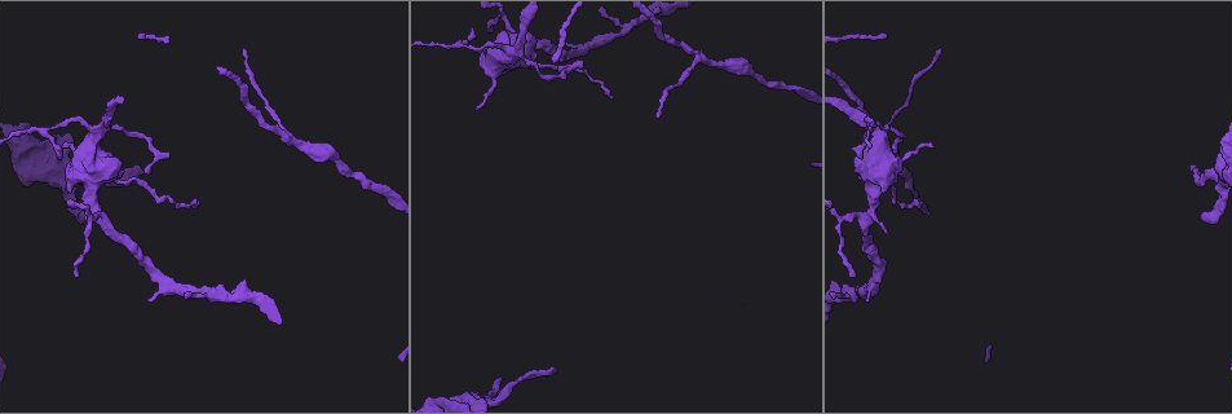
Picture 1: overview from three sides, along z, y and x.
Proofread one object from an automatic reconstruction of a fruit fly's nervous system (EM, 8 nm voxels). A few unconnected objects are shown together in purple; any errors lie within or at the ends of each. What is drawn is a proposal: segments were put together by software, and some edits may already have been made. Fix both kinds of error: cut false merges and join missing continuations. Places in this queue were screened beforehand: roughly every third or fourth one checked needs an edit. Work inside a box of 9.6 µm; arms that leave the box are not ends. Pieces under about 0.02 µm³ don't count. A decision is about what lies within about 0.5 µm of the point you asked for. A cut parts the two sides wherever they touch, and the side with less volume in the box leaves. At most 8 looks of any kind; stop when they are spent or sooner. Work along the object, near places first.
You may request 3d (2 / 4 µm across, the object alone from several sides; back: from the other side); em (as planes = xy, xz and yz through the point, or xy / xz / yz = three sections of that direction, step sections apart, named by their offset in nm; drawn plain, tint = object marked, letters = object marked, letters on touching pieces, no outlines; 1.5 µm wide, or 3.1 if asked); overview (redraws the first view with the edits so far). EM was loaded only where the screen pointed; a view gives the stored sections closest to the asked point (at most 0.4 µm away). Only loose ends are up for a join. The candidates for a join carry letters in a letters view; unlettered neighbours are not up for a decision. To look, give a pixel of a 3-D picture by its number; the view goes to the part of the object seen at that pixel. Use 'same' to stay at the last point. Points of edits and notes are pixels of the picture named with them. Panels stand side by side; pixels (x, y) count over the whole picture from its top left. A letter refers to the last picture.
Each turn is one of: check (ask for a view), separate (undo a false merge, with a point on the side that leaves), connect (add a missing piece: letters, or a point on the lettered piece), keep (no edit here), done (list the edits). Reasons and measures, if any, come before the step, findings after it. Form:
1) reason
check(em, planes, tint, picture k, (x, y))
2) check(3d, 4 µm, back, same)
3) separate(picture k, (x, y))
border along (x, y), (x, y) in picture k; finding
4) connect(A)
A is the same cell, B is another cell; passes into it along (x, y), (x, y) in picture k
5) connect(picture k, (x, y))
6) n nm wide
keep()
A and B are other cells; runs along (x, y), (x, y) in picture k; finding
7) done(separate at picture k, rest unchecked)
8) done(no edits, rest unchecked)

branch stops here
check(3d, 2 µm, picture 1, (487, 30))

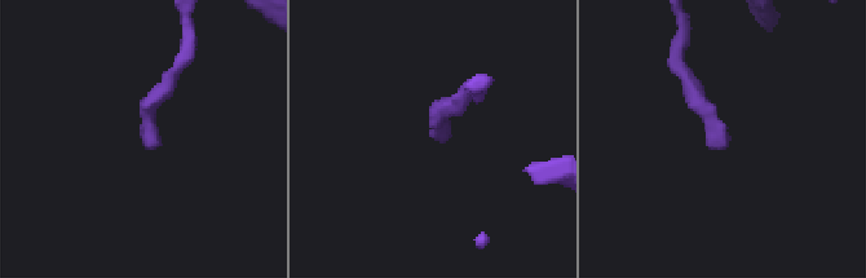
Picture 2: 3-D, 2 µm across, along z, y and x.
shape alone is not enough
check(em, planes, letters, picture 2, (439, 132))

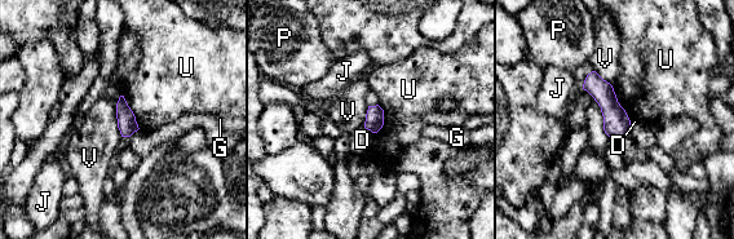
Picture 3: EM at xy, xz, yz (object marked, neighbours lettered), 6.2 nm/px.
110 nm wide
keep()
D, G, J, P, U and V are other cells; border along (123, 94), (140, 128) in picture 3; no lettered piece goes on from it

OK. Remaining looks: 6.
check(3d, 2 µm, picture 1, (699, 56))

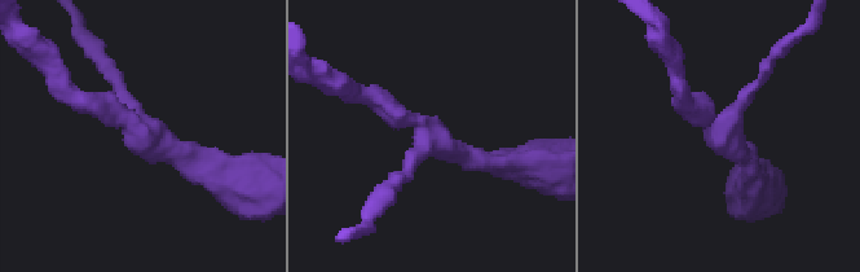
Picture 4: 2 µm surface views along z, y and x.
check(em, xy, step 8, letters, picture 4, (425, 130))

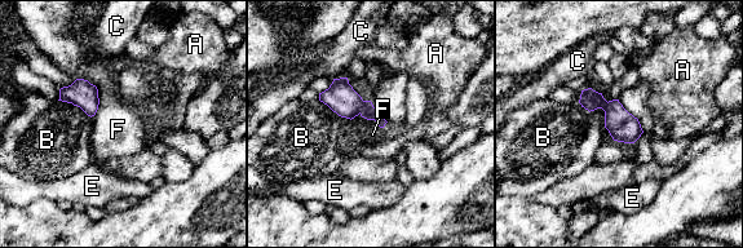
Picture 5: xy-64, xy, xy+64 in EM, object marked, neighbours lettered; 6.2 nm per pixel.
keep()
A, B, C, E and F are other cells; border along (76, 78), (97, 89), (91, 118) in picture 5; all the same cell

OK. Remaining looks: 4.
branch stops here
check(em, planes, letters, picture 1, (499, 376))

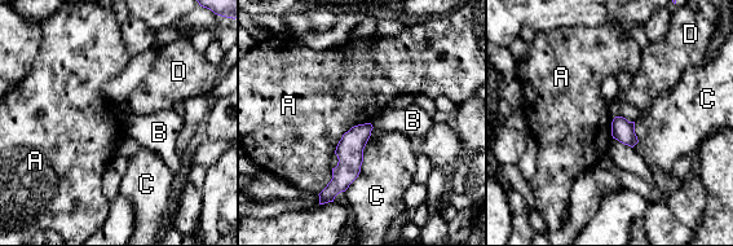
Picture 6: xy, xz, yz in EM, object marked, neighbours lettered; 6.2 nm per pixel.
keep()
A, B, C and D are other cells; border along (370, 122), (352, 126), (334, 153) in picture 6; no lettered piece goes on from it

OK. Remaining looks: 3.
done(no edits, rest unchecked)

